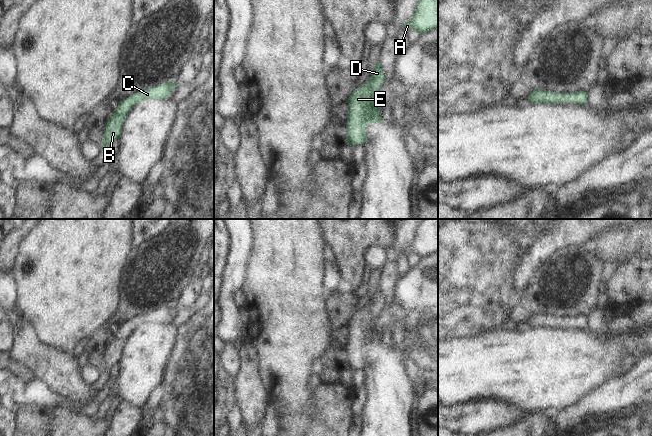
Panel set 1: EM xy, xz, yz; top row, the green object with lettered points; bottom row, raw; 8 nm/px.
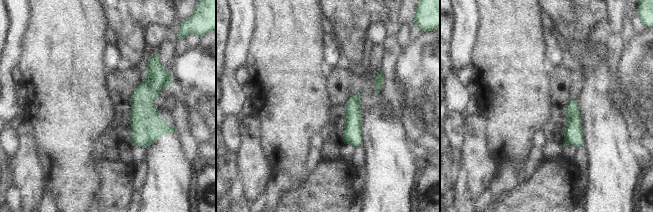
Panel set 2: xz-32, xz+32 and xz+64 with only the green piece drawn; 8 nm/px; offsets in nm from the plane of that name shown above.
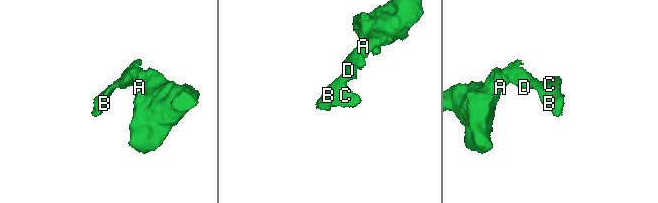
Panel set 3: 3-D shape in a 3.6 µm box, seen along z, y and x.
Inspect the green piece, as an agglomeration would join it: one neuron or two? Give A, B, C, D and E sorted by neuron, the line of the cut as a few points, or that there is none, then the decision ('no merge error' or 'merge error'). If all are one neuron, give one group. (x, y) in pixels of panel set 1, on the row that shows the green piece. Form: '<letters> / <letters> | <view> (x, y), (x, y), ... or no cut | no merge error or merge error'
A B C D E | no cut | no merge error

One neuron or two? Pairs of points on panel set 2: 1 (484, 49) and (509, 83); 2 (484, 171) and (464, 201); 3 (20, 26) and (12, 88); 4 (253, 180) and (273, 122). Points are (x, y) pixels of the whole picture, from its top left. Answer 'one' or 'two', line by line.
1: one
2: two
3: one
4: two

